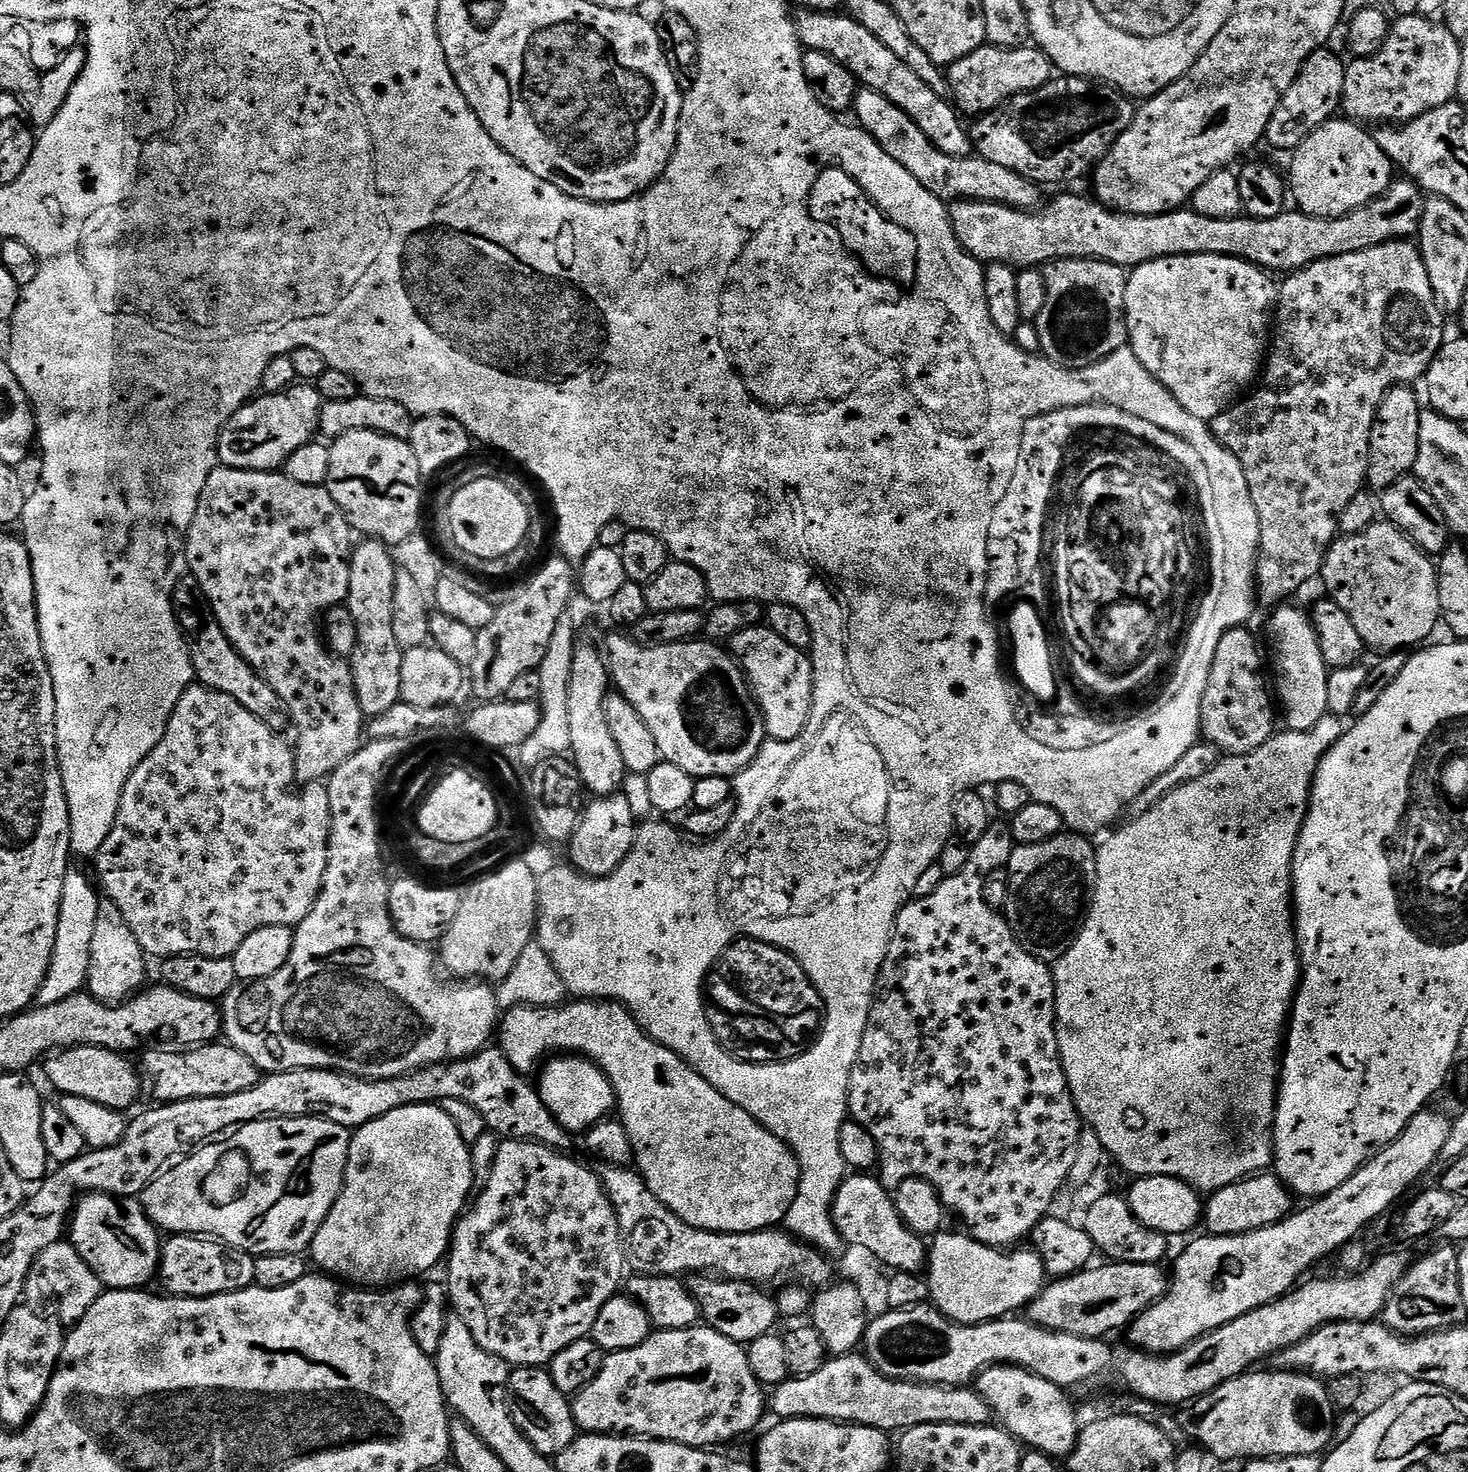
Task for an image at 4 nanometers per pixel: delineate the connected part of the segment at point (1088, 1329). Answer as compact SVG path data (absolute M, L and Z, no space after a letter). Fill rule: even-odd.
M1104 1262L1101 1268L1089 1266L1082 1272L1075 1272L1072 1276L1062 1276L1045 1283L1038 1295L1034 1297L1026 1309L1027 1319L1033 1324L1049 1328L1055 1332L1065 1332L1075 1336L1085 1336L1088 1340L1108 1338L1115 1328L1124 1329L1140 1313L1151 1304L1155 1304L1161 1297L1168 1293L1170 1276L1167 1271L1163 1272L1160 1264L1117 1264Z

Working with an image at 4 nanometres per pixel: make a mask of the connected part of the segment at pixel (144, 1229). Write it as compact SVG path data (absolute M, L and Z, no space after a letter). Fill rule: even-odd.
M89 1192L81 1195L70 1217L70 1243L98 1274L105 1289L140 1290L151 1285L148 1284L151 1280L157 1279L162 1236L144 1212L144 1205L139 1199L109 1196L106 1192Z

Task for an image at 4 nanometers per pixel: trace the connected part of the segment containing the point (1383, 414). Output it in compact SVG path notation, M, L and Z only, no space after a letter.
M1397 386L1388 392L1376 415L1370 434L1370 458L1368 459L1367 487L1373 493L1385 492L1394 482L1409 475L1415 469L1418 458L1418 426L1422 405L1416 401L1417 389L1412 386Z

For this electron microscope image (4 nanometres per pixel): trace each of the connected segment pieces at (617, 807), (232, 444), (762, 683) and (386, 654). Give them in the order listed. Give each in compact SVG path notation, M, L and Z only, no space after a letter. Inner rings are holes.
M624 794L589 799L579 813L576 827L572 829L571 867L586 876L608 876L614 870L618 870L618 866L626 858L626 854L630 854L636 841L638 828L635 820L632 804Z
M300 382L284 392L257 395L242 405L220 431L220 464L225 468L275 472L298 450L298 446L315 441L320 432L320 392L308 382Z
M767 626L744 629L732 637L730 648L740 661L750 681L756 703L764 714L765 733L774 740L793 740L803 734L812 713L814 694L811 655Z
M368 538L365 544L357 543L350 566L350 590L346 607L354 614L358 626L358 642L350 663L358 700L365 717L386 714L394 705L401 703L402 660L404 653L394 638L392 615L394 614L394 588L396 586L397 561L392 561L393 549L383 540Z

